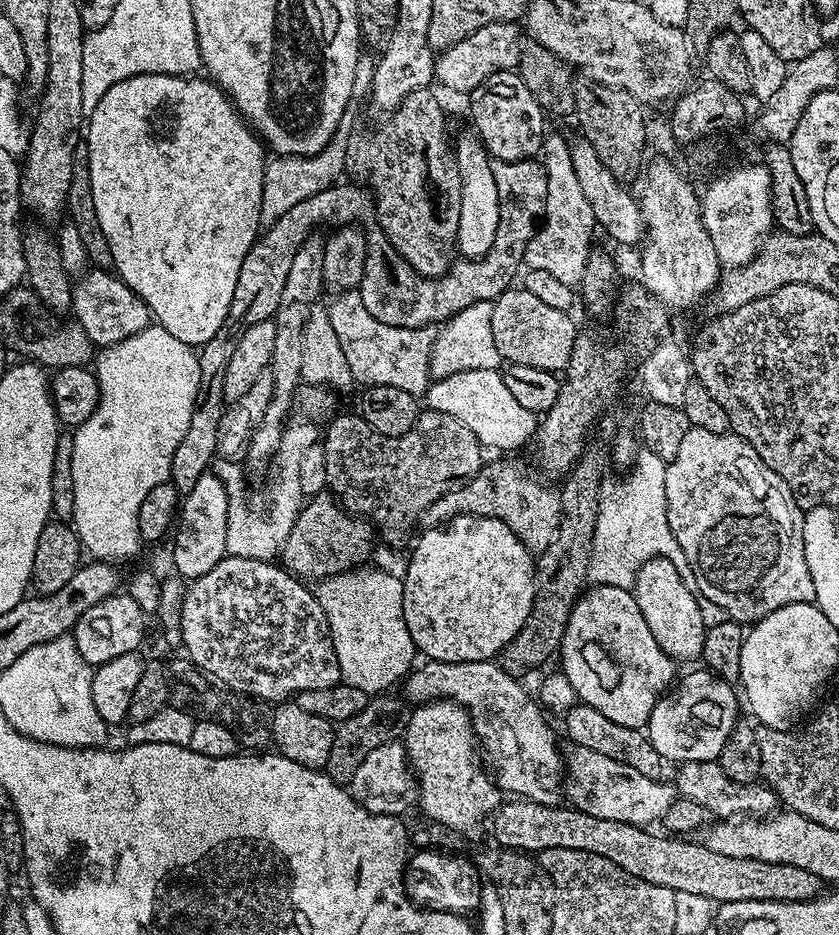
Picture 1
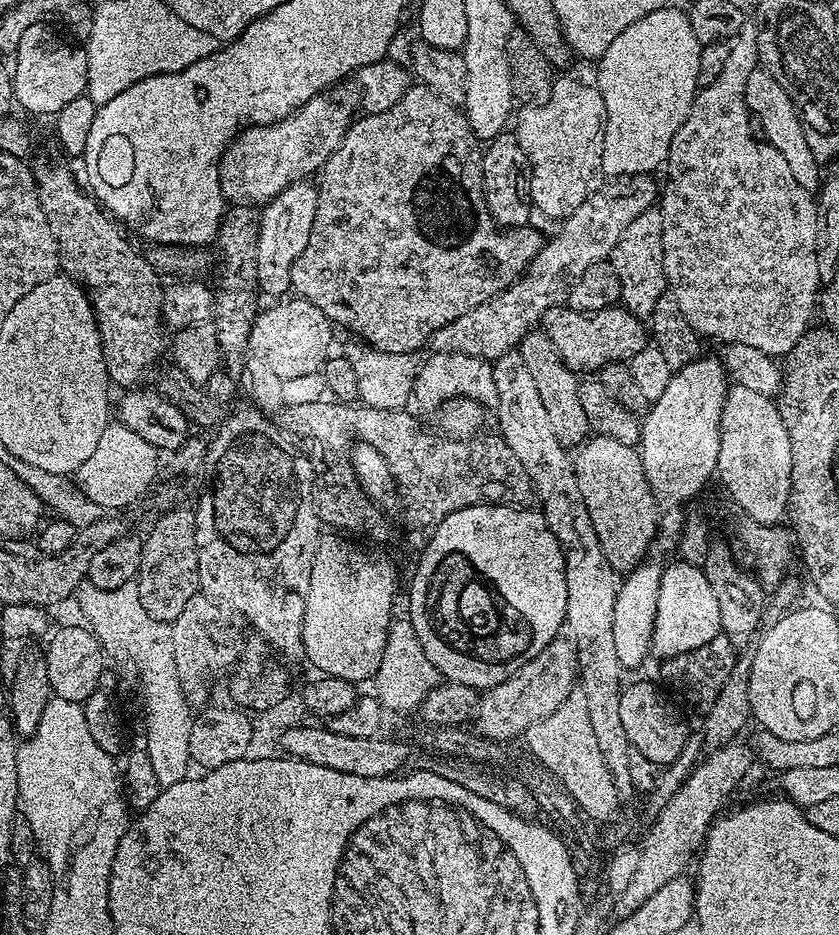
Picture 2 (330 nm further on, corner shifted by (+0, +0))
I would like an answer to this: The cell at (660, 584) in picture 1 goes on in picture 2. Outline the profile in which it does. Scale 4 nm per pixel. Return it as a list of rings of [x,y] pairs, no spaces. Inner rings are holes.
[[[596,434],[591,438],[593,440],[585,439],[585,444],[574,452],[578,484],[584,484],[584,472],[604,472],[604,476],[600,476],[596,484],[588,484],[579,498],[588,508],[609,568],[613,573],[627,574],[647,557],[652,541],[658,535],[656,500],[636,448],[609,436]],[[608,500],[612,500],[612,504],[608,504]]]

